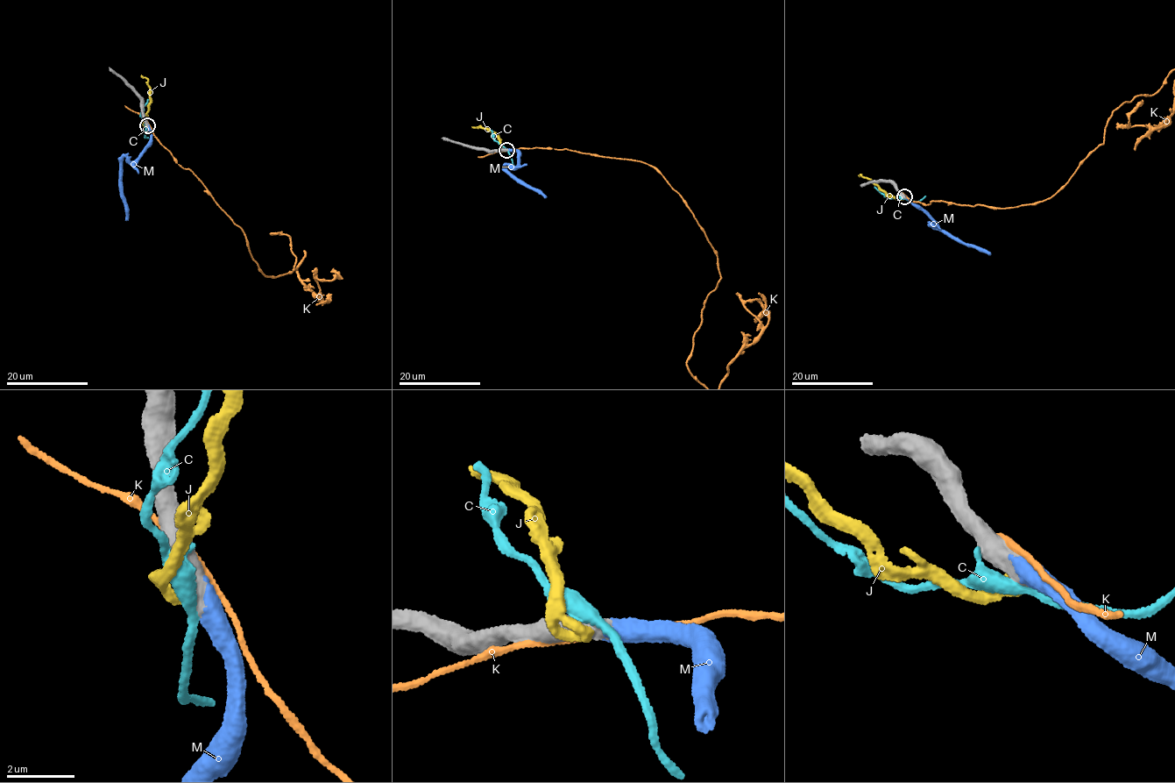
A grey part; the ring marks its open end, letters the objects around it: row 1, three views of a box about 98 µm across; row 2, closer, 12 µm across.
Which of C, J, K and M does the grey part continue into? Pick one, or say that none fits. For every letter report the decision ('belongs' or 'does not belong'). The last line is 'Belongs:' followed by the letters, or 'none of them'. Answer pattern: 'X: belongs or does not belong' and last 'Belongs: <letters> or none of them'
C: does not belong
J: does not belong
K: does not belong
M: belongs
Belongs: M

